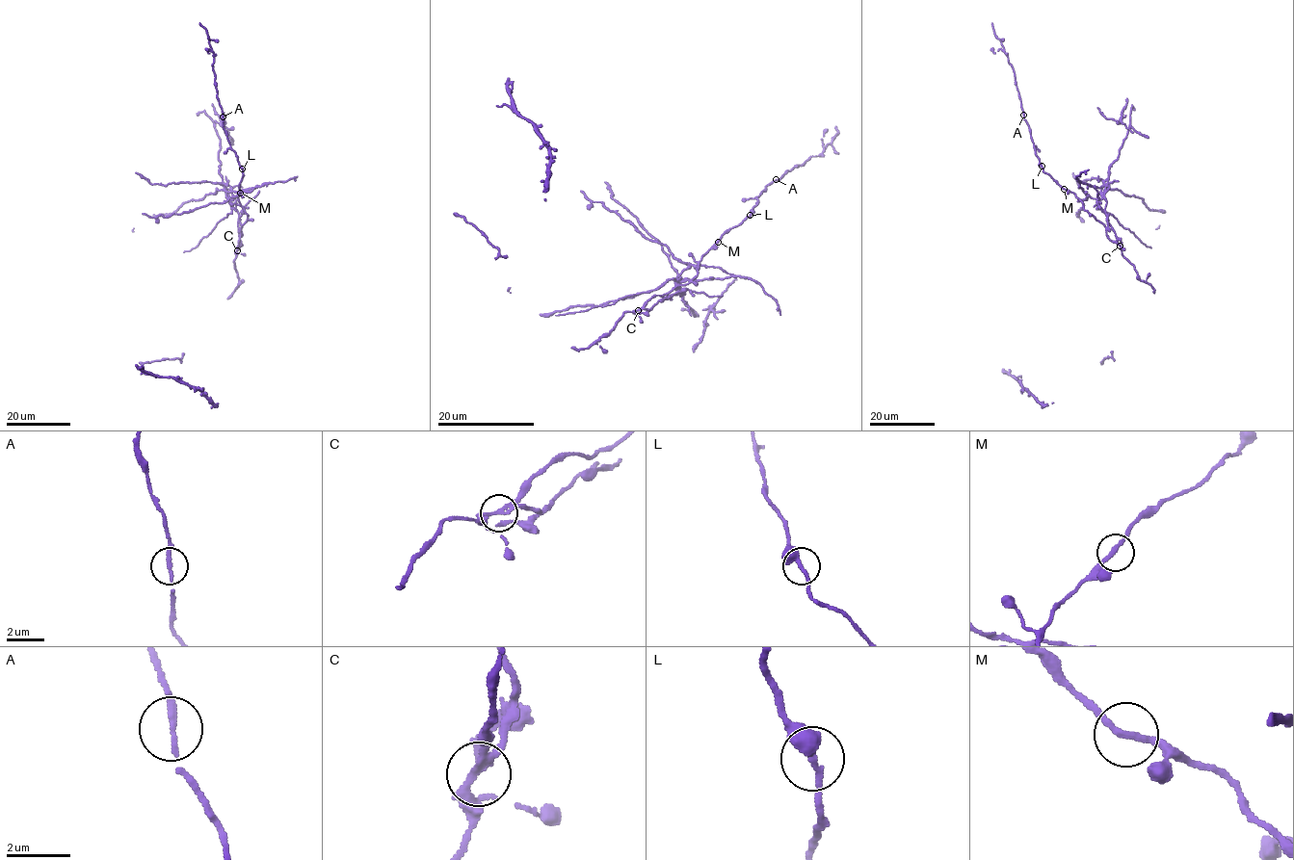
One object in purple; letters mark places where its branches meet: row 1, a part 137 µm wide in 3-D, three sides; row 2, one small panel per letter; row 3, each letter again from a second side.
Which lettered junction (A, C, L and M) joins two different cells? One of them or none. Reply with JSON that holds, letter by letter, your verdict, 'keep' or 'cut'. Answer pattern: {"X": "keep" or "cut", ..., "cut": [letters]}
{"A": "keep", "C": "cut", "L": "keep", "M": "keep", "cut": ["C"]}

